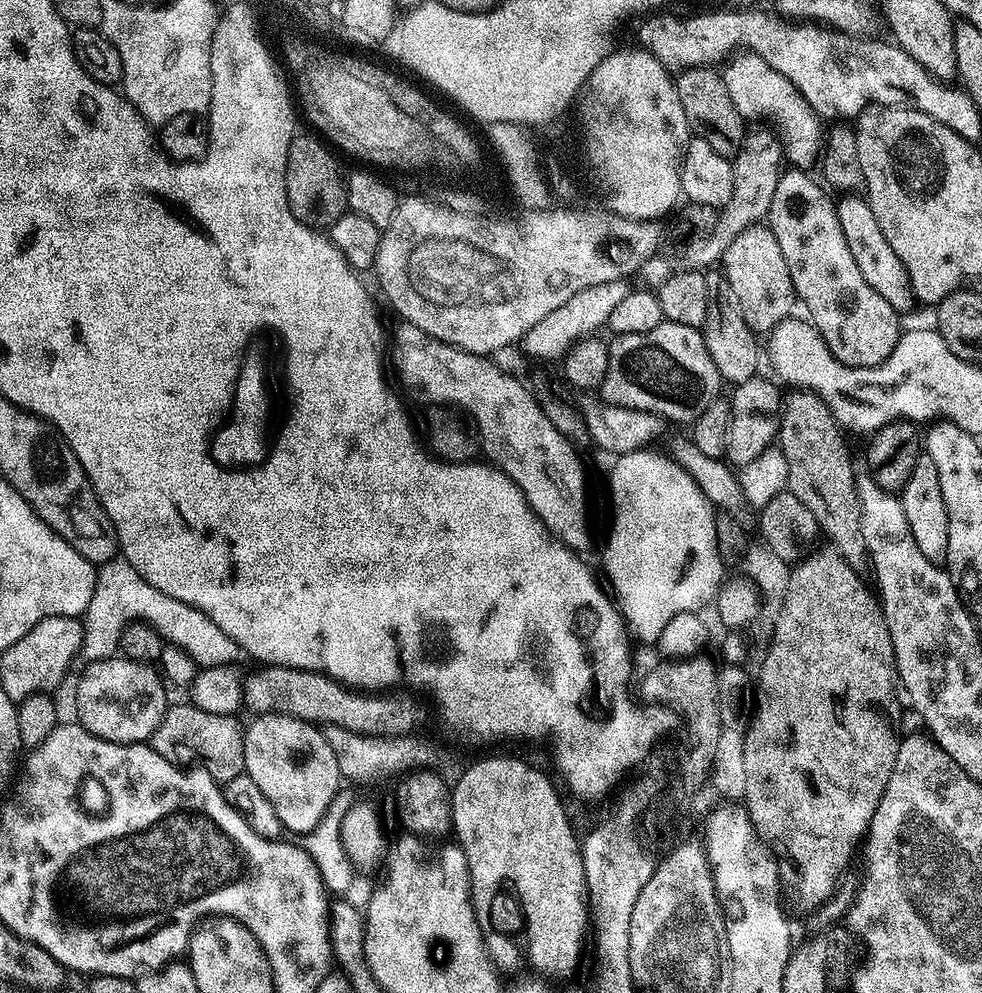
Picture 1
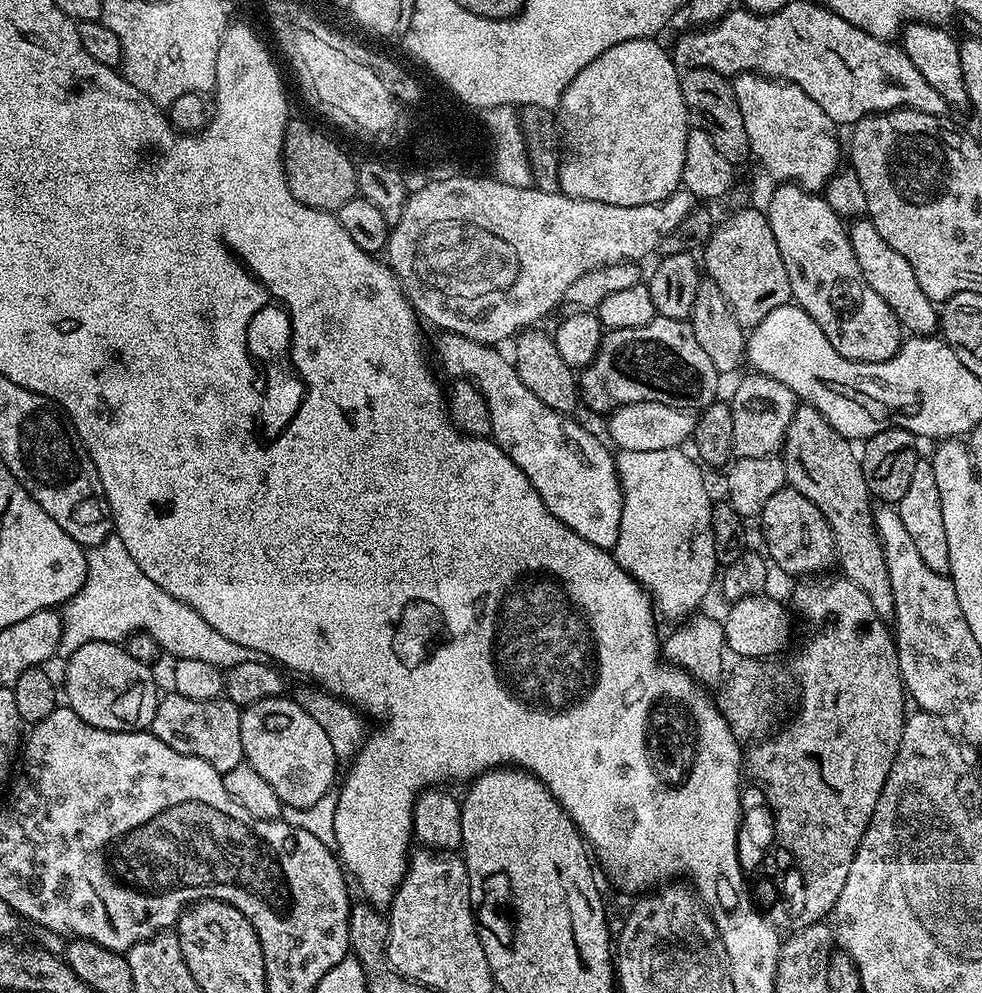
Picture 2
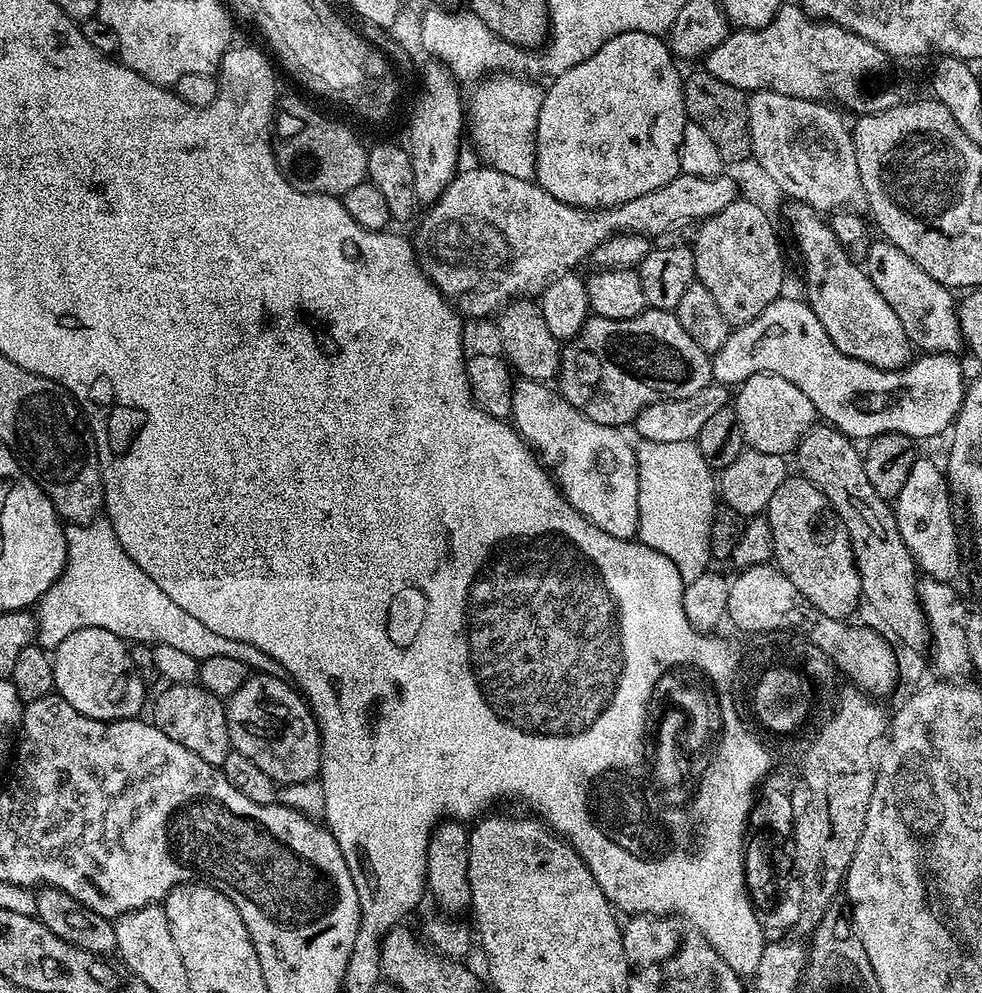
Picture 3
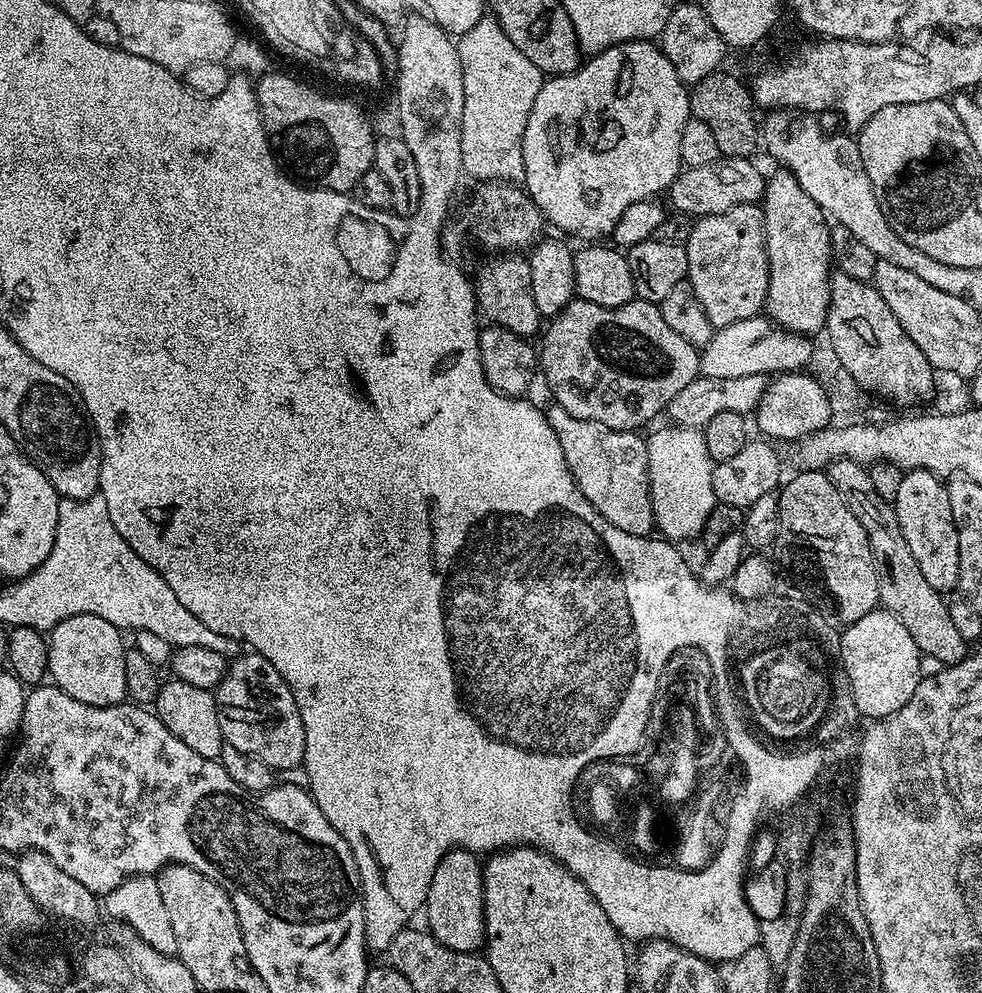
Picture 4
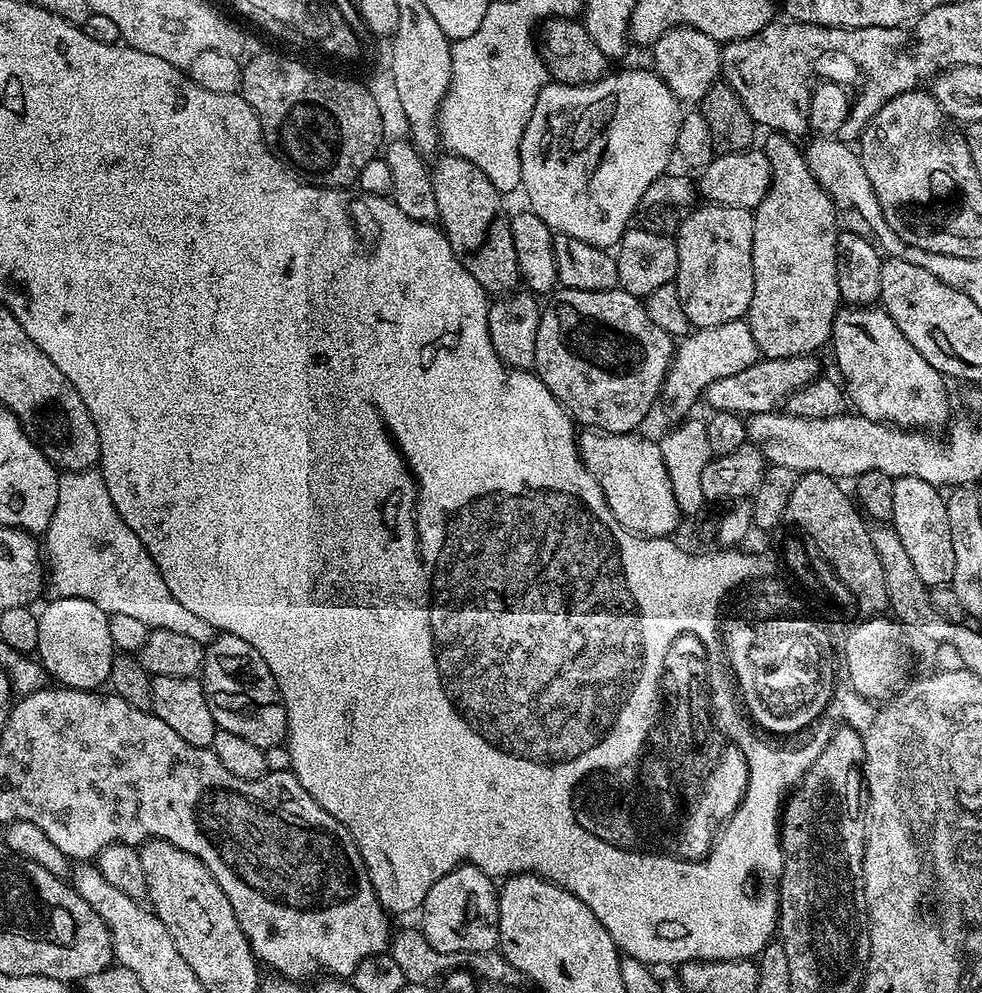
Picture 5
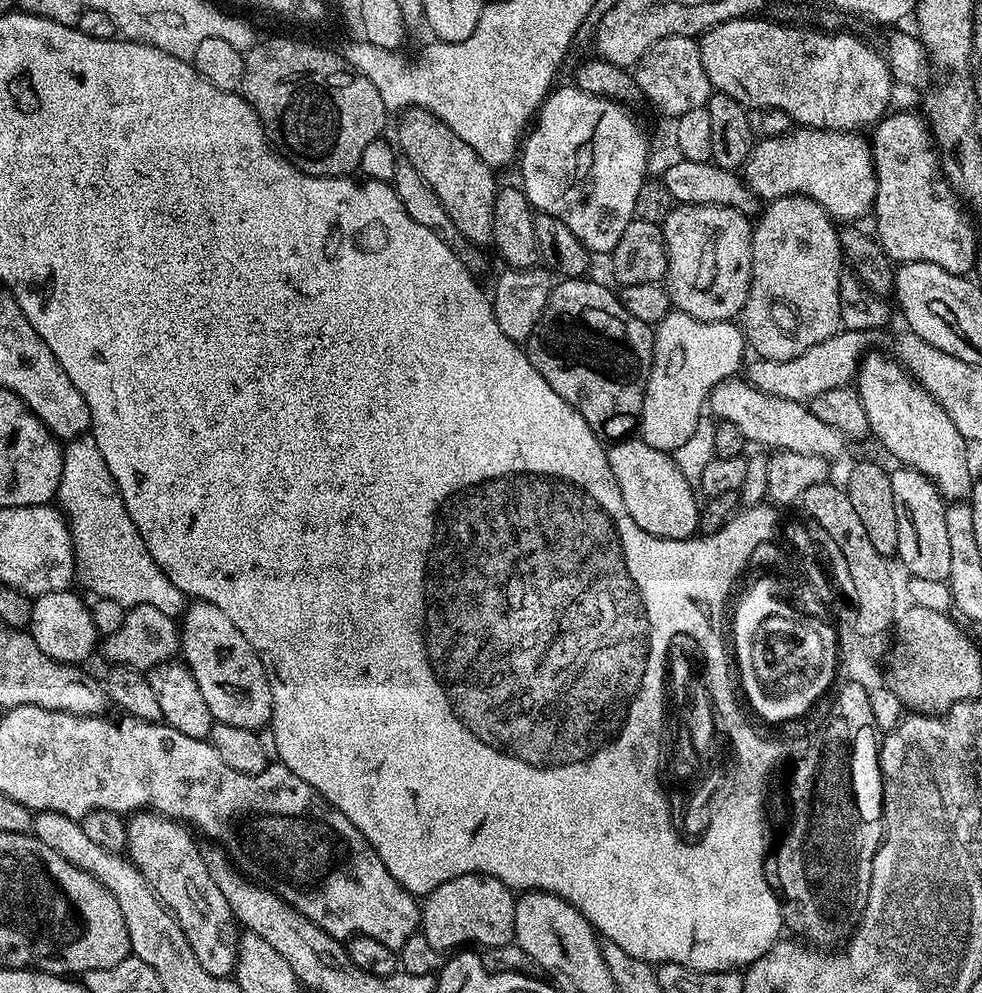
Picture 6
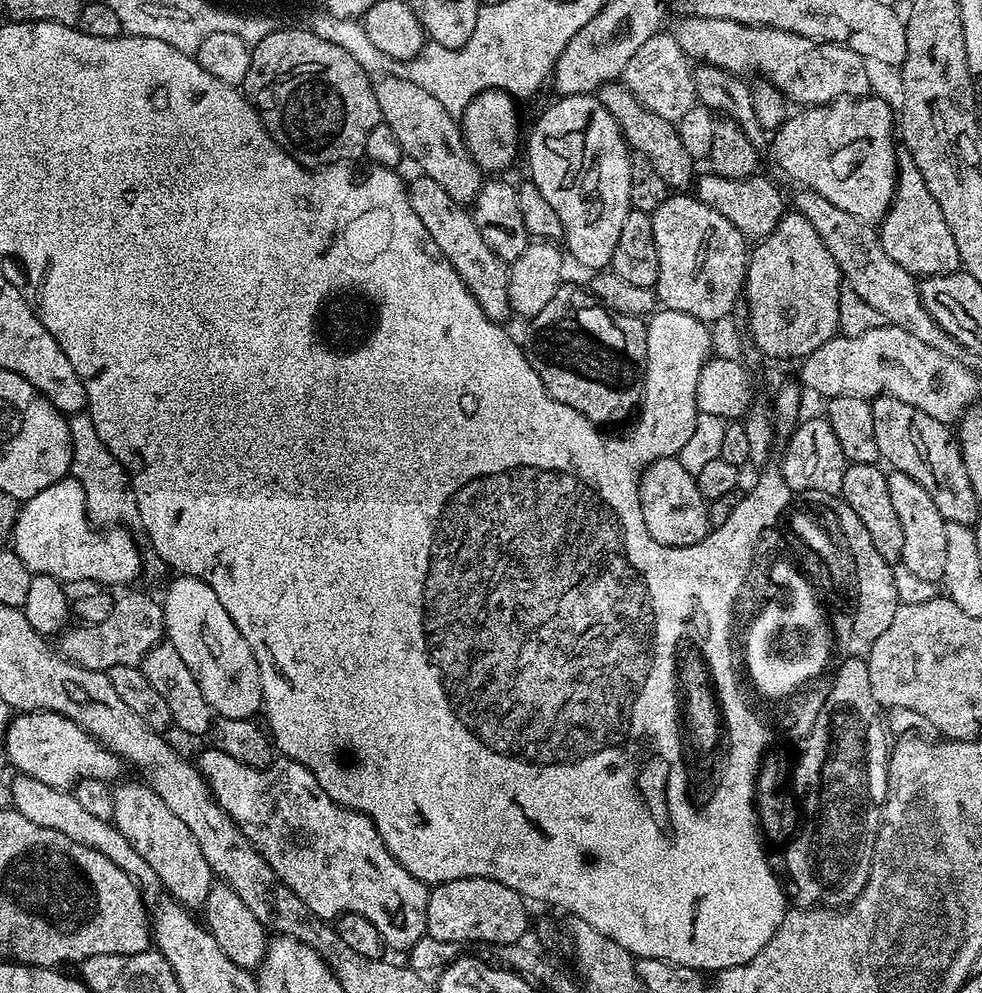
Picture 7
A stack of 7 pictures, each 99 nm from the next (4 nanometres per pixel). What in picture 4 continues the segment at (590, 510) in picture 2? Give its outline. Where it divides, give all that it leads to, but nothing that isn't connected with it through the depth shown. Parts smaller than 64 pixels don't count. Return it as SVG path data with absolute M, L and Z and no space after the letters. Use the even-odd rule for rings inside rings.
M559 406L547 409L546 415L554 434L558 434L562 454L566 454L568 468L577 486L594 510L618 526L618 530L626 530L626 534L652 536L656 519L648 489L645 437L636 432L619 432L598 422L574 418Z

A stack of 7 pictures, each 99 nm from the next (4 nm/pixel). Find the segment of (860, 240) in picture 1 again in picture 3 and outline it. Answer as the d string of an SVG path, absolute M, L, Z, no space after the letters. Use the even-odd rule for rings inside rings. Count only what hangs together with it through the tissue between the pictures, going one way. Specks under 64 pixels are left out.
M876 238L869 243L868 253L862 265L864 273L874 282L874 290L886 298L890 310L898 314L902 330L906 330L909 341L917 349L928 354L956 354L965 347L964 335L960 332L960 313L957 297L945 286L939 284L922 266L918 266L898 246L889 240Z

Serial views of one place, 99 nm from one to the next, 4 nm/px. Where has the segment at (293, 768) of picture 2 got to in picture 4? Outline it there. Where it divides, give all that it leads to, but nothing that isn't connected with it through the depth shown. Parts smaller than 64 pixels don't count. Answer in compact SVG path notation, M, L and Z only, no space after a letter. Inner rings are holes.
M248 650L235 657L229 663L220 685L214 689L216 708L220 712L220 725L225 744L234 746L234 750L242 750L242 754L250 754L258 758L258 762L266 762L273 770L299 768L304 762L306 750L306 734L302 730L302 714L298 714L298 702L294 702L294 694L288 683L254 651Z

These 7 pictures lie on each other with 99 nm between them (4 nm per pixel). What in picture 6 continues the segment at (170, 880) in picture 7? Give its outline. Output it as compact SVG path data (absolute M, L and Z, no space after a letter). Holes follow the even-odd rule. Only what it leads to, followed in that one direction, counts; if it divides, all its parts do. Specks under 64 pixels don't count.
M151 810L129 815L126 823L127 859L143 874L156 897L168 907L195 950L200 965L212 976L231 977L236 970L238 932L230 906L226 906L226 898L222 898L222 890L218 890L214 878L210 878L204 852L196 845L197 837L183 823Z

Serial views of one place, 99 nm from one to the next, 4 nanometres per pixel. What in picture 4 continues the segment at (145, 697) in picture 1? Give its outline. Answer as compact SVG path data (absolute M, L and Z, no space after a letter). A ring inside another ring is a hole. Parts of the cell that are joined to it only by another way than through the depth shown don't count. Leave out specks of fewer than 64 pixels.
M74 614L74 618L58 622L46 636L51 683L70 694L70 698L86 702L86 706L125 703L126 645L120 636L121 629L106 622L106 618L98 618L98 614Z

